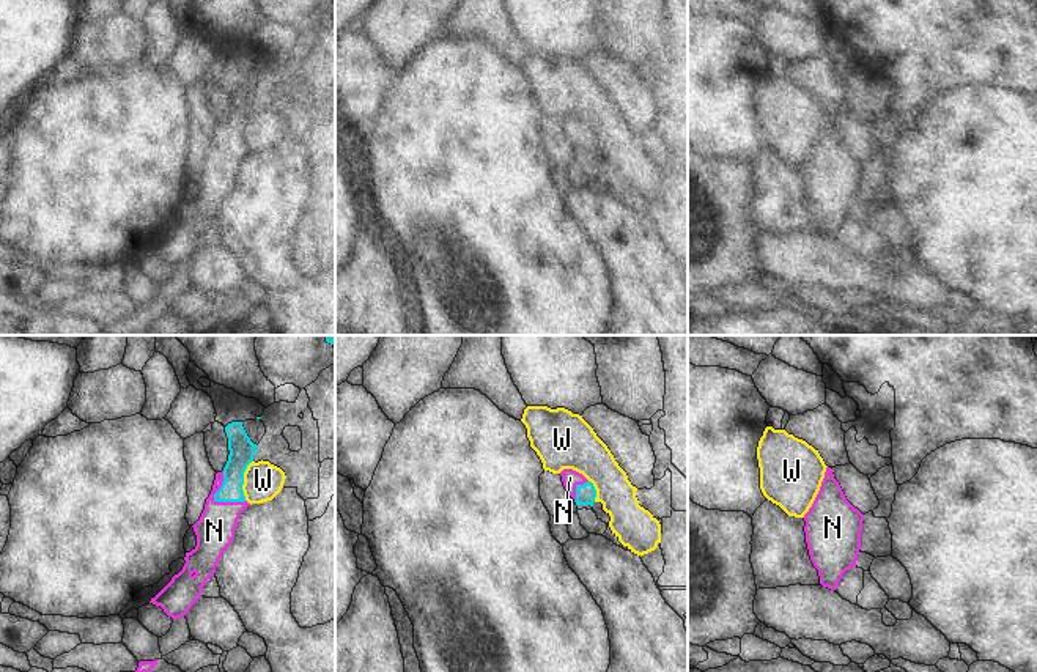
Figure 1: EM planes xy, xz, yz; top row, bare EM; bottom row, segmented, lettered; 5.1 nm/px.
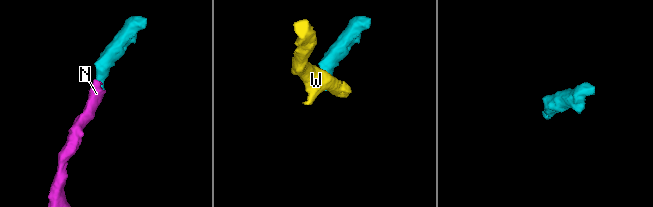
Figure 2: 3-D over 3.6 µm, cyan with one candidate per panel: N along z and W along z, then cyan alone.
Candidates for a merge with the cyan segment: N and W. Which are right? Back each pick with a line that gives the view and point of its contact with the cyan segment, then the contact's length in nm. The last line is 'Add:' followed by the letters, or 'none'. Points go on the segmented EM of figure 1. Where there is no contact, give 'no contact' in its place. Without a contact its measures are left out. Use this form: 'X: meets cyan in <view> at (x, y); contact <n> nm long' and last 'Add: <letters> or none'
N: meets cyan in xy at (216, 501); contact 200 nm long
Add: N

